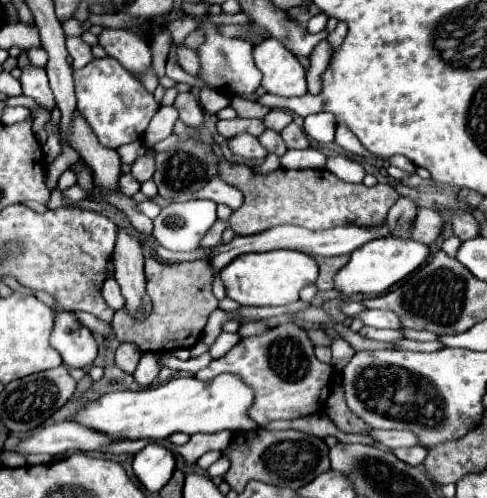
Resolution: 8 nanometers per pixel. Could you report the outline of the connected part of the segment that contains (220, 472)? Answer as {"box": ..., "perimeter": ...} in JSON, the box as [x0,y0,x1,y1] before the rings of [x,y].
{"box":[208,455,229,479],"perimeter":[[[221,455],[221,457],[208,468],[208,476],[211,479],[215,477],[222,477],[228,471],[229,467],[229,459],[224,455]]]}

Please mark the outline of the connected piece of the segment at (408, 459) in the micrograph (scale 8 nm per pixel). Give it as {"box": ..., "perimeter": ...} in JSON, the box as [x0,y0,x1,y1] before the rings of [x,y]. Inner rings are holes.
{"box":[393,445,427,467],"perimeter":[[[415,445],[415,447],[409,447],[409,449],[393,449],[393,455],[397,455],[397,459],[401,459],[403,463],[409,463],[409,465],[417,467],[425,461],[427,449],[421,447],[421,445]]]}

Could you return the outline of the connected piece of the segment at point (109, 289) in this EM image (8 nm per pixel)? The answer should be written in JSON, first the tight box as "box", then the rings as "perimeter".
{"box":[103,279,125,311],"perimeter":[[[107,279],[107,281],[105,281],[105,285],[103,285],[103,299],[105,299],[105,303],[107,303],[113,311],[123,309],[125,299],[123,299],[123,295],[121,295],[119,285],[117,285],[115,279]]]}

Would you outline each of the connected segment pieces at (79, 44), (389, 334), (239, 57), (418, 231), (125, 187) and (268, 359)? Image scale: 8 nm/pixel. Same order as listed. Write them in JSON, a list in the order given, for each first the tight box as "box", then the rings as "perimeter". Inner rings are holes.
[{"box":[67,37,93,69],"perimeter":[[[67,37],[67,51],[72,57],[73,69],[85,67],[89,61],[93,61],[91,47],[81,37]]]},{"box":[359,327,405,341],"perimeter":[[[363,327],[359,331],[359,335],[369,337],[369,339],[377,339],[377,341],[399,341],[405,339],[403,331],[393,331],[393,329],[375,329],[375,327]]]},{"box":[199,23,261,95],"perimeter":[[[203,23],[199,27],[205,33],[205,43],[199,47],[199,57],[201,57],[201,73],[199,79],[203,79],[205,83],[217,87],[219,91],[235,91],[235,93],[249,93],[253,95],[255,89],[261,83],[261,71],[257,69],[255,61],[253,61],[253,47],[249,41],[243,39],[229,39],[223,37],[215,25],[211,23]]]},{"box":[411,209,445,243],"perimeter":[[[419,209],[415,217],[415,227],[411,237],[419,239],[423,243],[435,243],[435,239],[441,237],[441,231],[445,227],[443,217],[433,209]]]},{"box":[119,173,141,197],"perimeter":[[[127,173],[127,175],[121,175],[121,177],[119,177],[119,191],[125,193],[127,197],[131,197],[133,193],[137,193],[139,187],[141,187],[141,185],[133,179],[133,175]]]},{"box":[195,321,333,427],"perimeter":[[[289,321],[253,337],[243,337],[227,355],[213,359],[195,377],[209,381],[221,373],[237,373],[255,391],[255,403],[249,409],[251,419],[265,427],[275,419],[297,419],[321,411],[329,397],[329,383],[333,367],[321,363],[313,353],[313,343],[307,331]]]}]

